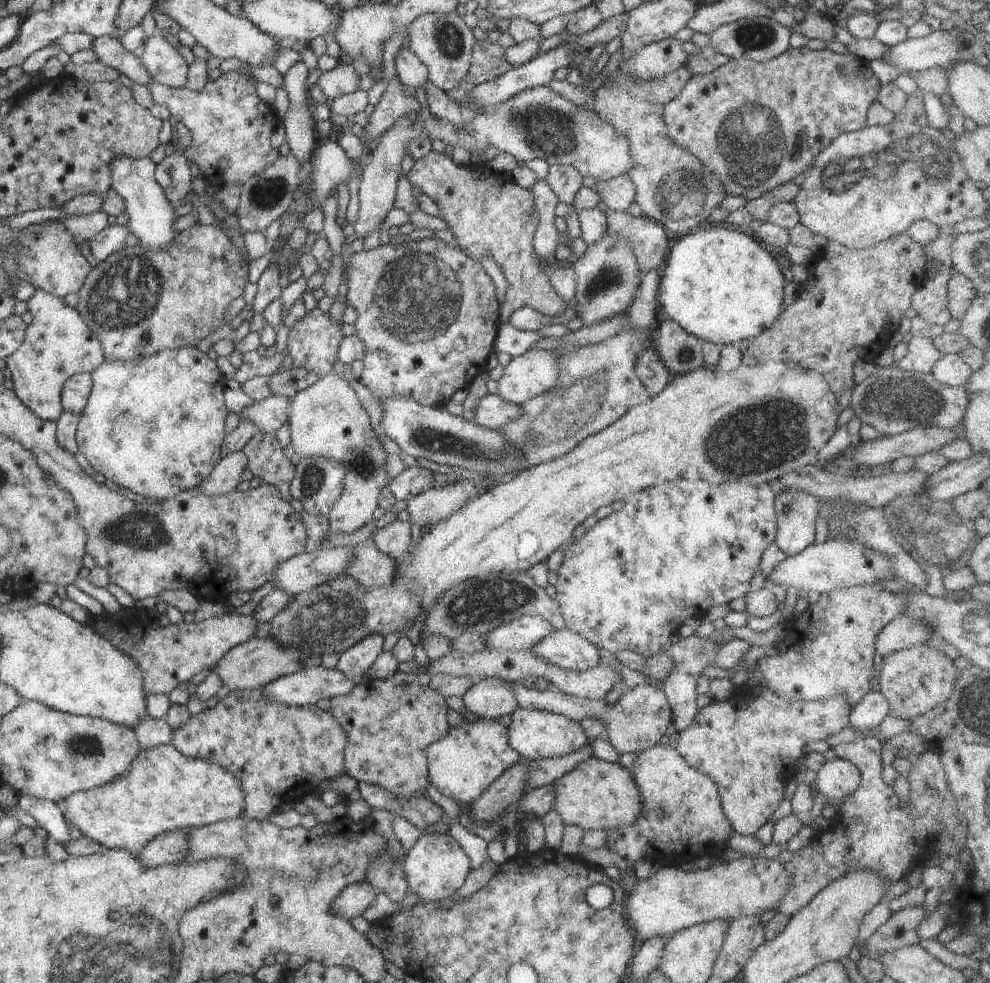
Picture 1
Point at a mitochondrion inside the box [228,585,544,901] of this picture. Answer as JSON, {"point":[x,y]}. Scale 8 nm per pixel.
{"point":[319,624]}

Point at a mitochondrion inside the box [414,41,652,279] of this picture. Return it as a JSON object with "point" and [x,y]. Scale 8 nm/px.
{"point":[542,127]}

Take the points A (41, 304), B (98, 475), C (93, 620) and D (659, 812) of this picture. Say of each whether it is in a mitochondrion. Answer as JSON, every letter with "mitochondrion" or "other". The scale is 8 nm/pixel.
{"A":"other","B":"other","C":"other","D":"mitochondrion"}

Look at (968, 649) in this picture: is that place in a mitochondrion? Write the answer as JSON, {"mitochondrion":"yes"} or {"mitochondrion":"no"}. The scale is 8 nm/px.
{"mitochondrion":"no"}

